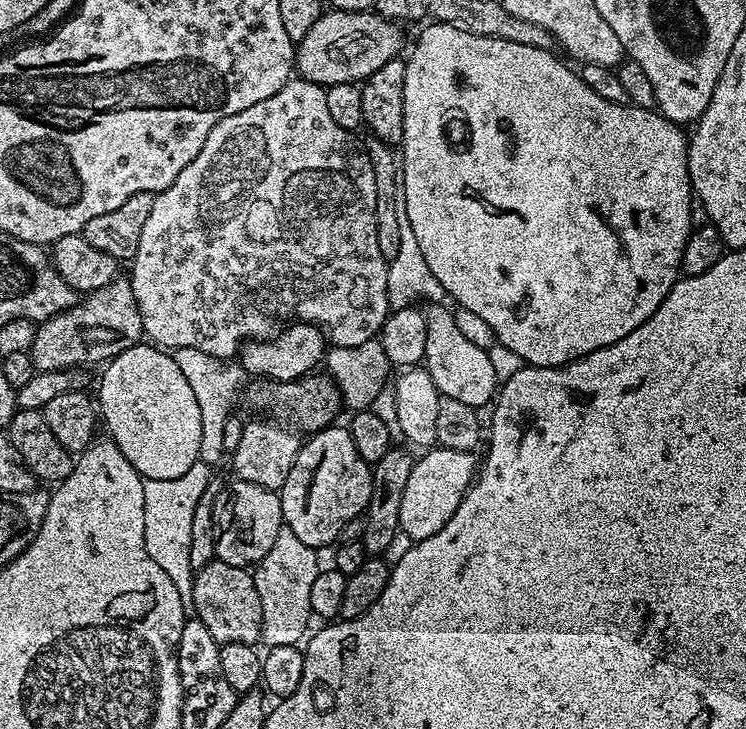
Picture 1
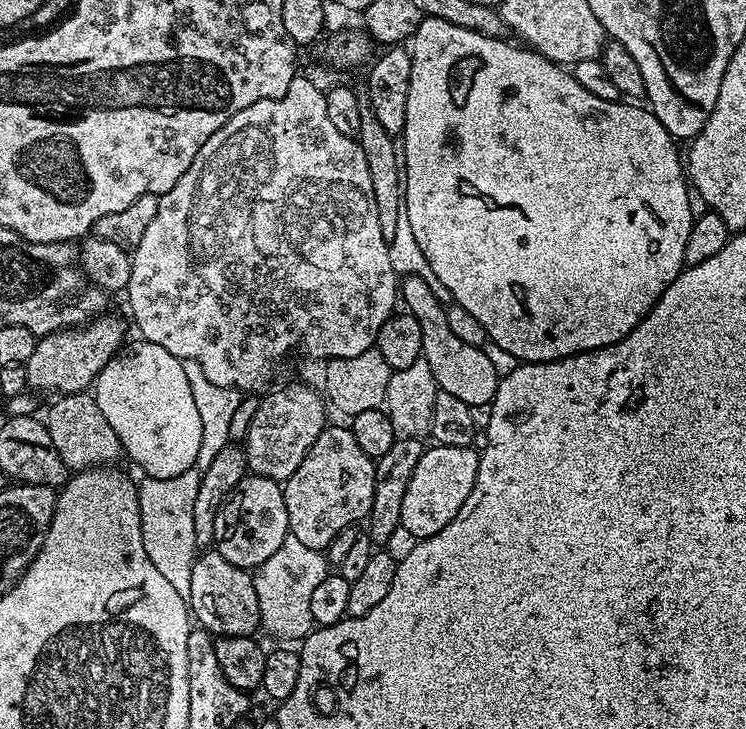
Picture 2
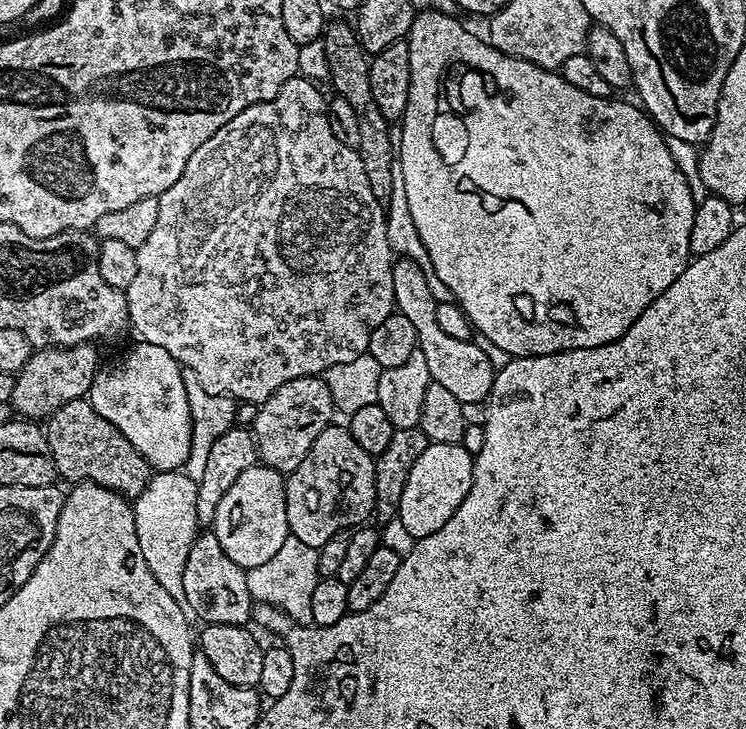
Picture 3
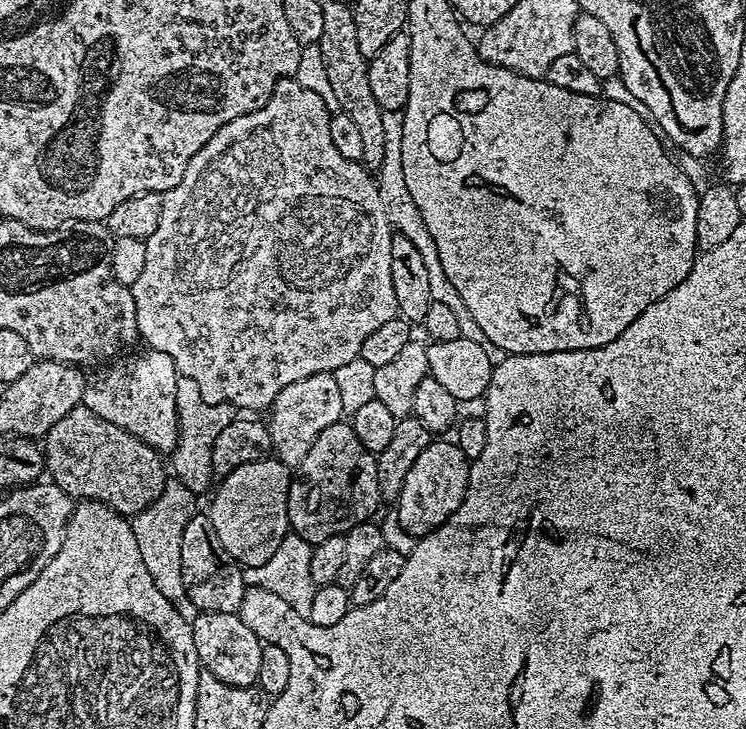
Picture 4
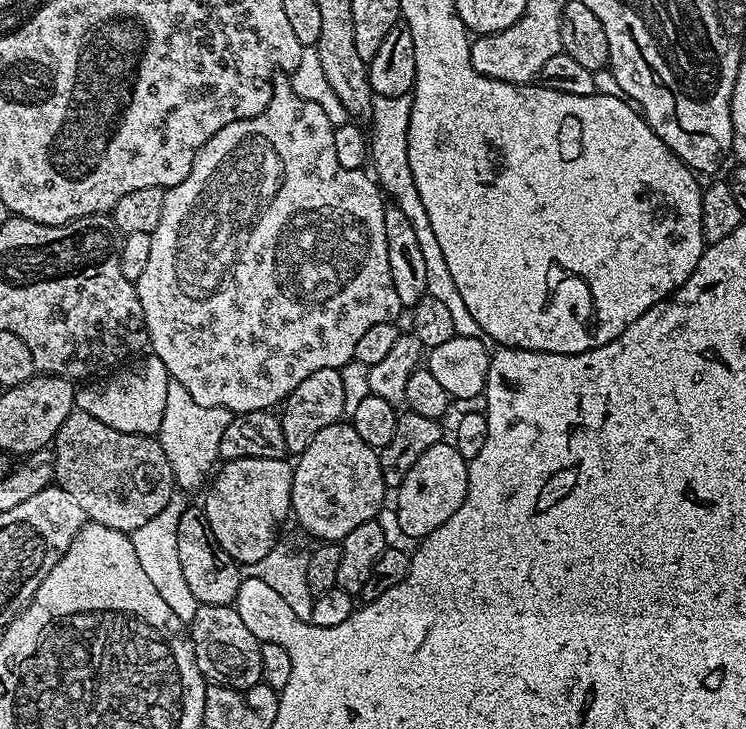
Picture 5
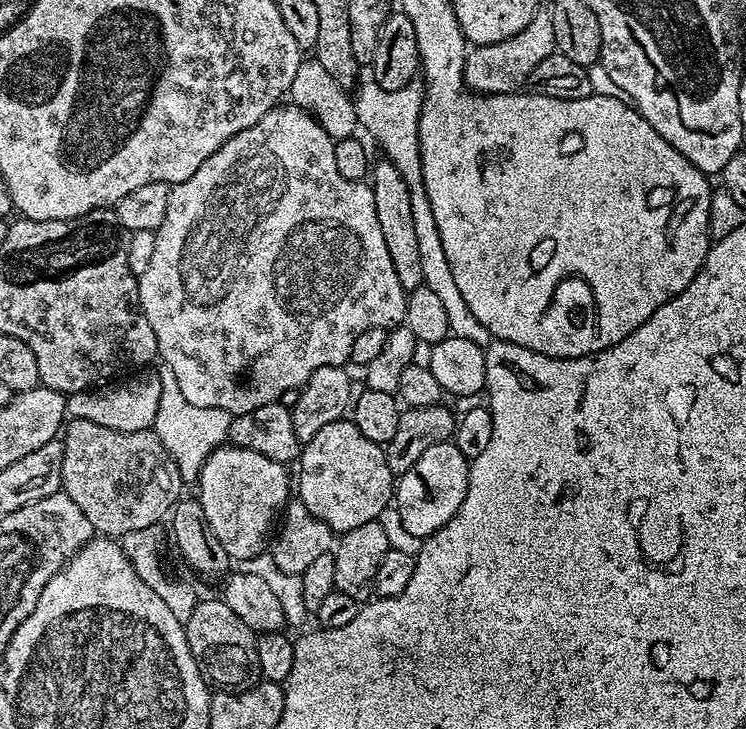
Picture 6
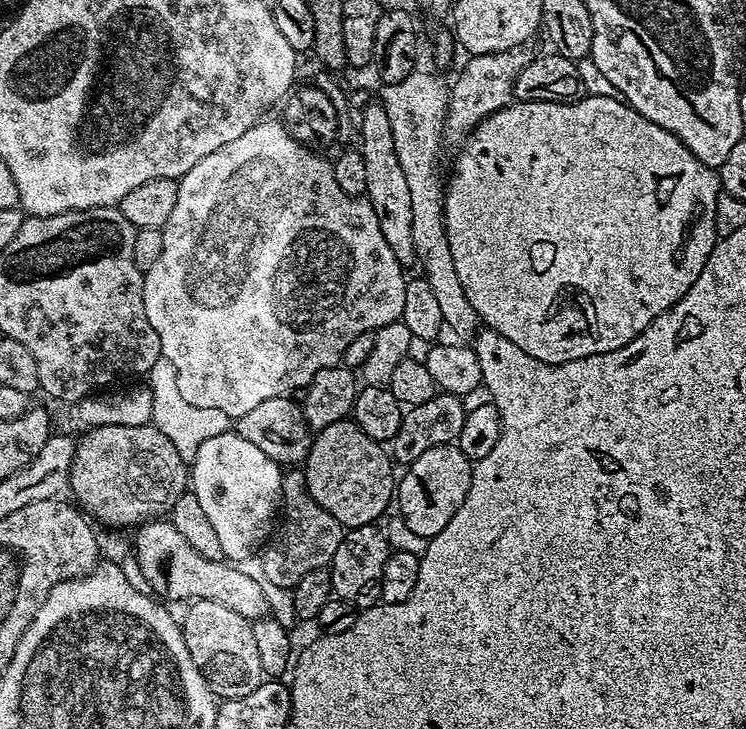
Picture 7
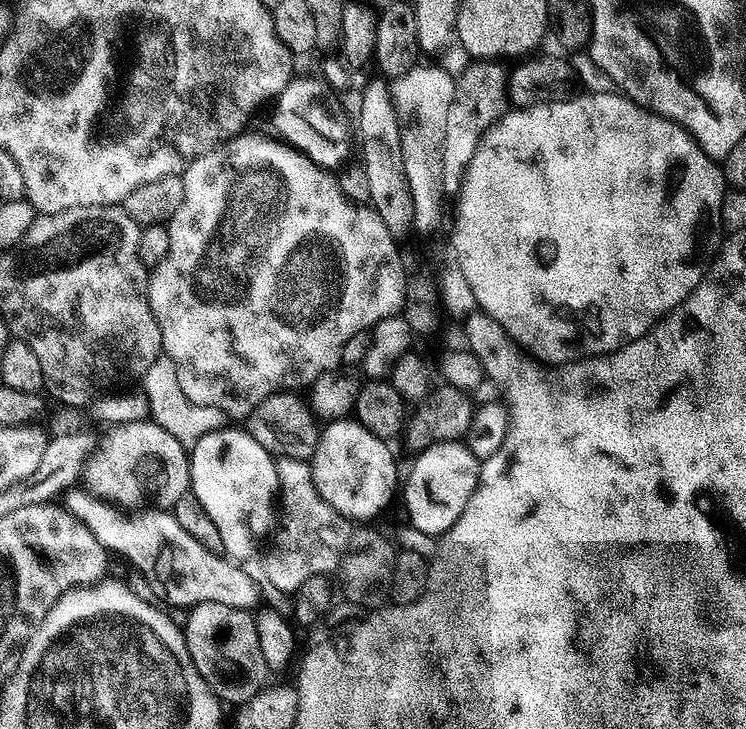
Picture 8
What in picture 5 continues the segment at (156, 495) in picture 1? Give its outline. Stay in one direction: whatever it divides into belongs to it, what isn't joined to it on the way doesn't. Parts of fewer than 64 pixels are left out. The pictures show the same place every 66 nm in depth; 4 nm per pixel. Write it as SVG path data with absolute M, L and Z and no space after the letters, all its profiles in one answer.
M180 494L173 495L171 502L159 514L154 514L150 522L138 526L138 530L134 530L130 535L134 554L138 554L138 563L150 578L154 590L162 594L166 606L170 606L170 610L174 610L180 620L191 622L202 606L196 601L194 594L190 594L190 586L186 586L186 574L182 574L182 566L178 562L178 522L181 521L186 507L183 498L185 499Z

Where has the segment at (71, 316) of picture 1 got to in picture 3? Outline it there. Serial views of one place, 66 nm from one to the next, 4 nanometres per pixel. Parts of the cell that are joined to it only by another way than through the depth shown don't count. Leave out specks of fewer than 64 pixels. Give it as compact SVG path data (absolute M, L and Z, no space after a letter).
M90 343L76 344L73 348L53 346L33 351L30 362L26 362L16 376L11 407L24 418L47 418L66 402L85 399L102 364L96 348L95 343Z

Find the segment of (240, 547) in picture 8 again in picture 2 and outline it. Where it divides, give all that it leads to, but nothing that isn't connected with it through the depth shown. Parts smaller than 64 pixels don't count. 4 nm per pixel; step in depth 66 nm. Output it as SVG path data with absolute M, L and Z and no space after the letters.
M250 474L224 500L215 518L214 546L234 565L254 570L280 548L289 534L288 526L283 487L272 479Z

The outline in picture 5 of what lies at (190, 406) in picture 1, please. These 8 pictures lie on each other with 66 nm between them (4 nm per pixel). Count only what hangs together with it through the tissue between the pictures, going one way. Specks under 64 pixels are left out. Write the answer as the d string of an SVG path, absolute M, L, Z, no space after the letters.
M148 354L109 376L112 377L105 384L77 387L75 407L98 418L98 422L106 422L106 426L114 426L114 430L155 437L162 426L162 414L166 414L166 390L170 379L166 366L162 366L157 356Z

